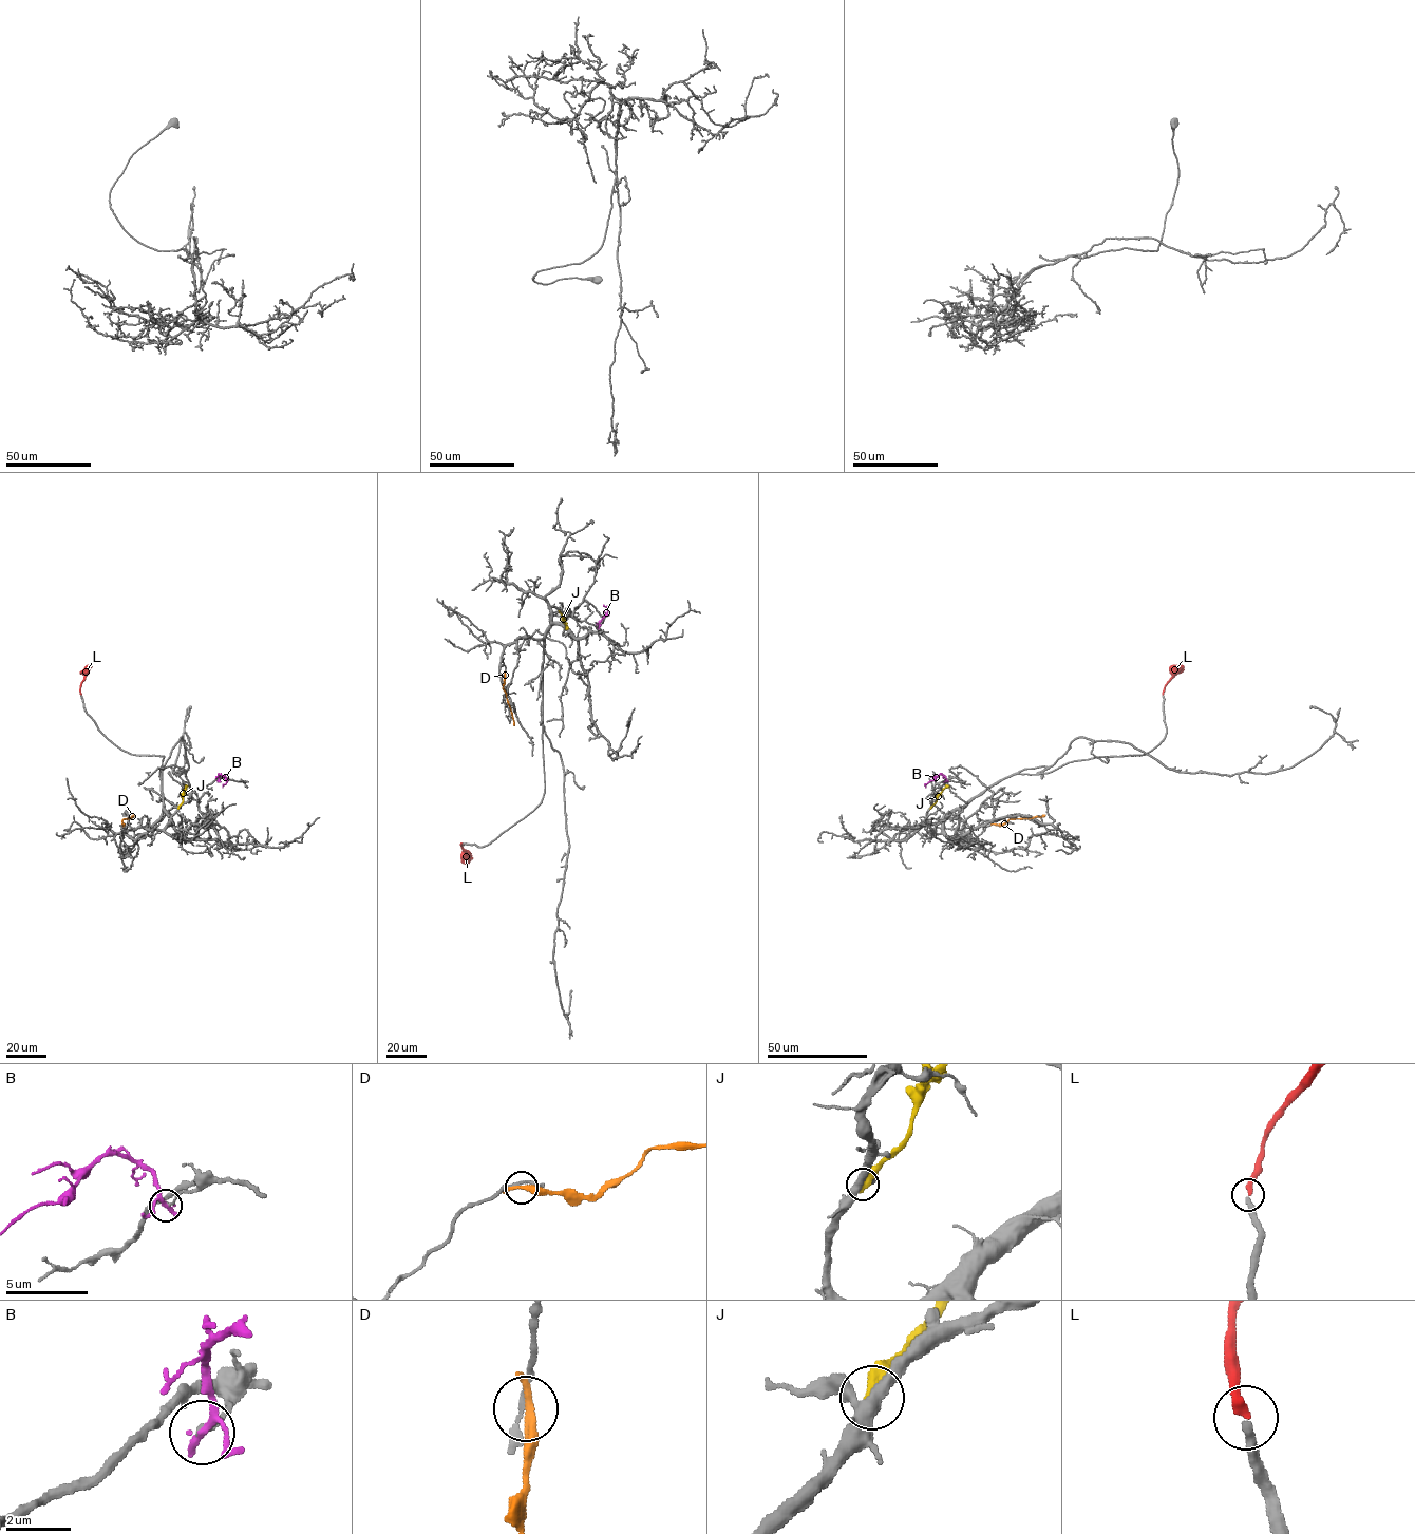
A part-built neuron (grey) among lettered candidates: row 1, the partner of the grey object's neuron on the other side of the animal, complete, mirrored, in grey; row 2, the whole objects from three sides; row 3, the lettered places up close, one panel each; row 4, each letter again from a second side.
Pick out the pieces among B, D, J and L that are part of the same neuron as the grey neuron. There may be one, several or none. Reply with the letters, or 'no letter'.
L

